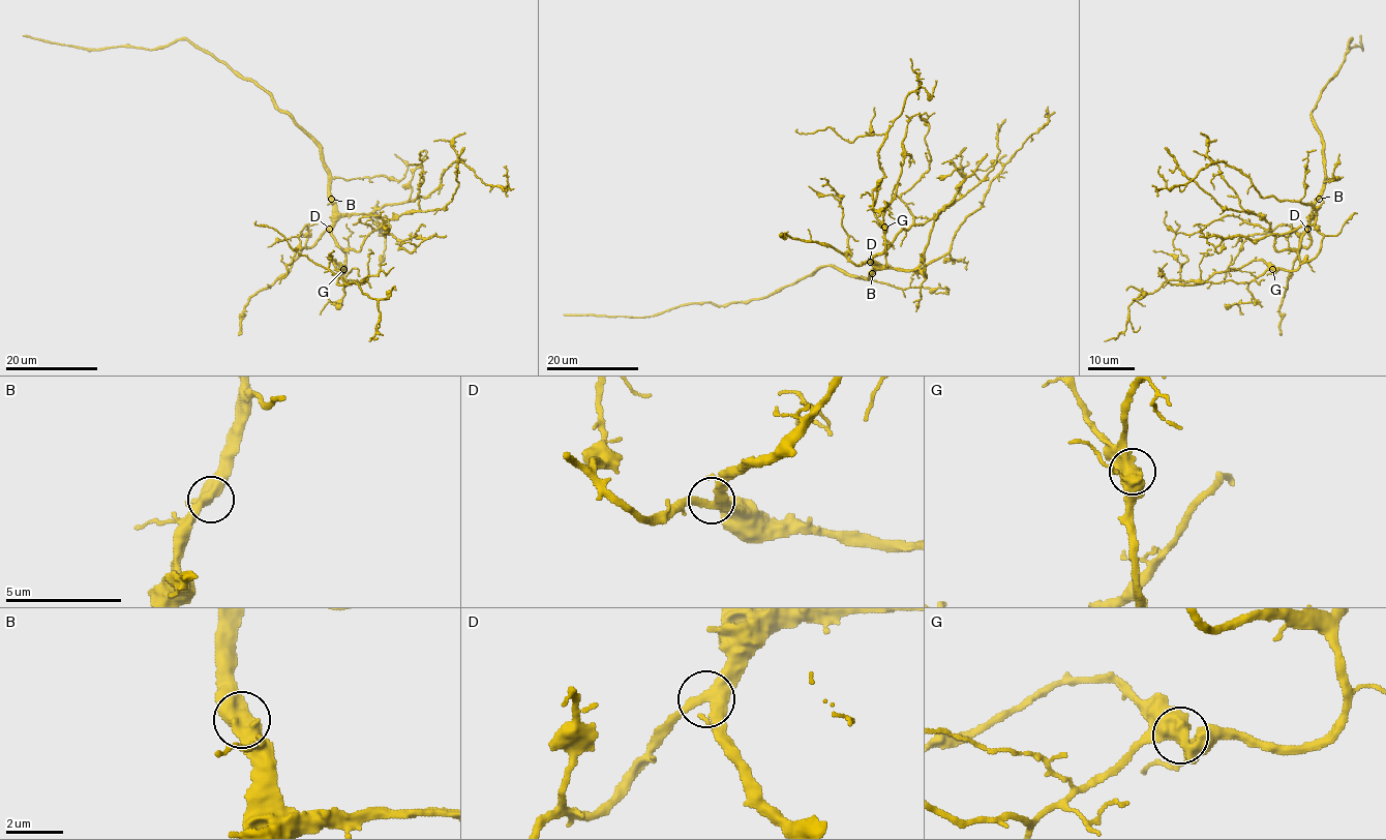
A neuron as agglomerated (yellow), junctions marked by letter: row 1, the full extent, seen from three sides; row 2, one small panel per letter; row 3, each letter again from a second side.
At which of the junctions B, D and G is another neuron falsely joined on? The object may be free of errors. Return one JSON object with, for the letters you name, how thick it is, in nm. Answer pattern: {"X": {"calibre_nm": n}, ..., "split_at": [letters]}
{"split_at": []}

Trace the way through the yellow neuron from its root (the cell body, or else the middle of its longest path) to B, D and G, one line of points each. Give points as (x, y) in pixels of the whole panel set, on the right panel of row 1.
B: (1323, 167), (1324, 184), (1319, 199)
D: (1323, 167), (1322, 193), (1313, 207), (1307, 229)
G: (1323, 167), (1324, 184), (1298, 250), (1299, 266), (1293, 270), (1272, 269)

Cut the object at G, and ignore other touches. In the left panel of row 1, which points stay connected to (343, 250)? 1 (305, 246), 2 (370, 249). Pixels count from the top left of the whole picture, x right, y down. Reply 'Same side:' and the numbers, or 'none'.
Same side: 1

